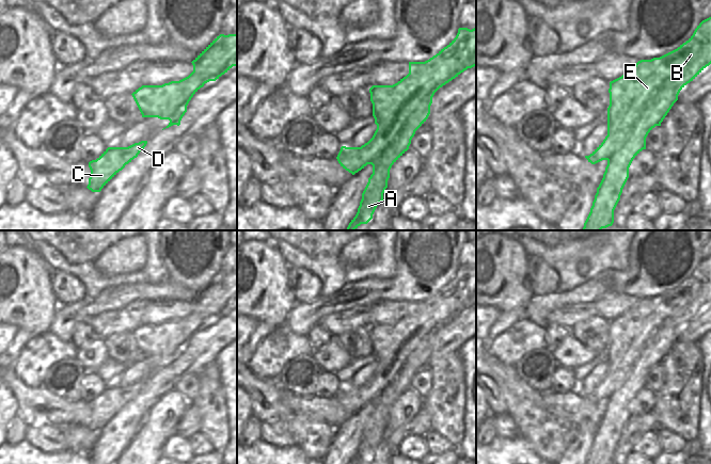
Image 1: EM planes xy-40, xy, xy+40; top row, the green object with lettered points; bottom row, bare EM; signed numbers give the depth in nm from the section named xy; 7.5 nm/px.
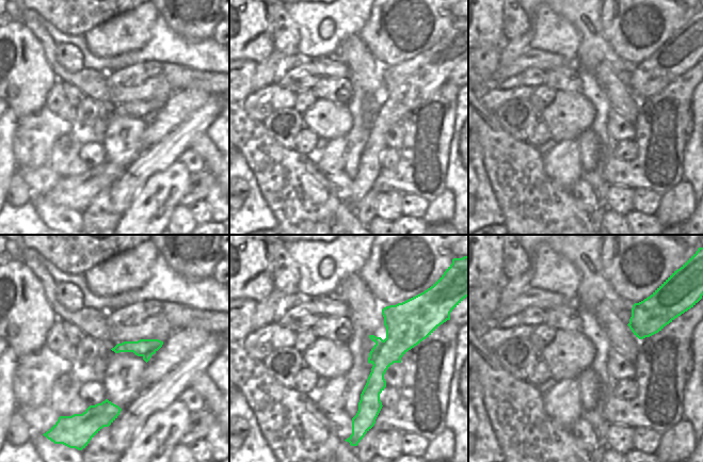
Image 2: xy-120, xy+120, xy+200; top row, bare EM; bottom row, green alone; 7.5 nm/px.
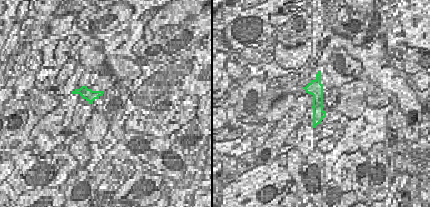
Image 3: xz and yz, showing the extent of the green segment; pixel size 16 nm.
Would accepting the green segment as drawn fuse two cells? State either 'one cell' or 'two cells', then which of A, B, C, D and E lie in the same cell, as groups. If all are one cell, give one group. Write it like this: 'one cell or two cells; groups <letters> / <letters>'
two cells; groups A B E / C D

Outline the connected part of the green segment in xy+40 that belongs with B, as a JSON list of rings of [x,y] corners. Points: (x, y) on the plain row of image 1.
[[[711,256],[702,259],[693,274],[677,288],[660,297],[641,299],[621,316],[610,321],[607,352],[618,357],[618,362],[622,364],[622,368],[629,373],[629,377],[622,387],[607,399],[603,417],[597,427],[590,451],[584,464],[613,464],[614,449],[629,417],[629,406],[633,398],[643,388],[646,388],[648,372],[655,365],[661,365],[661,362],[678,339],[680,330],[710,303]]]

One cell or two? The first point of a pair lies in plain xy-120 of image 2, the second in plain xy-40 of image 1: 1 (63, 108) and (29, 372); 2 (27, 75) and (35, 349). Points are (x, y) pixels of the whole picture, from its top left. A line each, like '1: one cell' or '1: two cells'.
1: two cells
2: two cells

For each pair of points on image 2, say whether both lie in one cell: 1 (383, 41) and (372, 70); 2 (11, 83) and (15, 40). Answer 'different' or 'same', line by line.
1: different
2: same

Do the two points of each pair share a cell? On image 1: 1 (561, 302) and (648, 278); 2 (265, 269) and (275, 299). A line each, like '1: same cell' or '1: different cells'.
1: same cell
2: same cell

